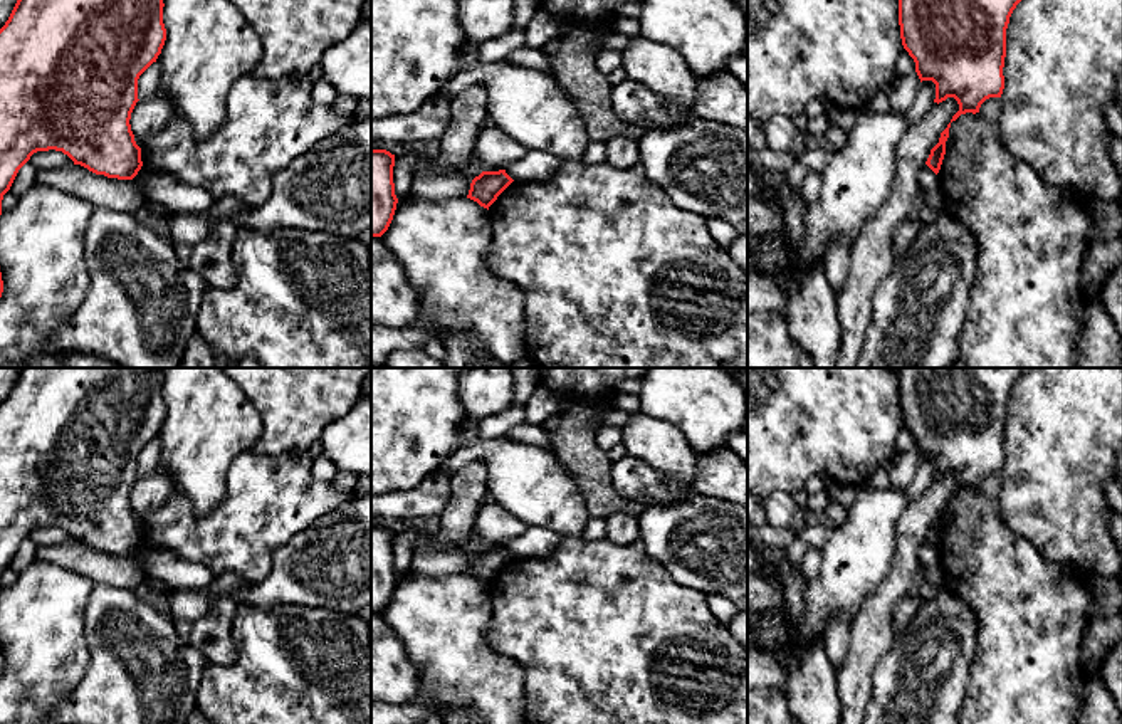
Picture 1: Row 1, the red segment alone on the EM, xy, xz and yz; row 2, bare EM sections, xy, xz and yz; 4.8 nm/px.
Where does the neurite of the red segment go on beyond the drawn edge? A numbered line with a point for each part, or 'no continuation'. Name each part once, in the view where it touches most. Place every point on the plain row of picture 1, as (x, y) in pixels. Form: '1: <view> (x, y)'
no continuation

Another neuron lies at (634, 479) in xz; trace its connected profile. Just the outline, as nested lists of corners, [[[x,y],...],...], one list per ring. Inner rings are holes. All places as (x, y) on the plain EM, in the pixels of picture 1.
[[[628,454],[613,462],[610,475],[621,497],[648,506],[670,506],[690,496],[687,489],[670,484],[652,465]]]

